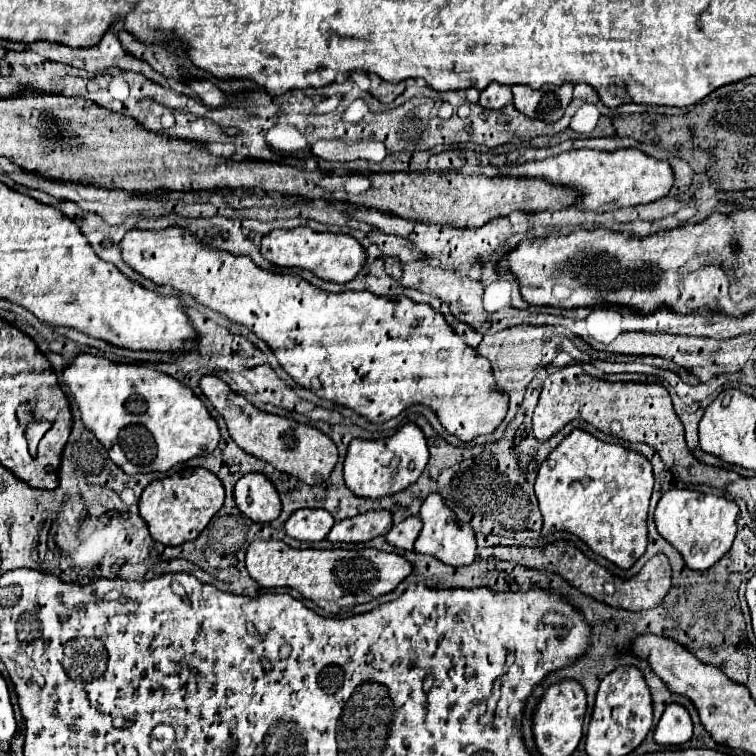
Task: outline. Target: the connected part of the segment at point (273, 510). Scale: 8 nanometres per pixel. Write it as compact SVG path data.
M259 472L245 474L235 484L235 504L253 522L271 522L281 514L275 486Z

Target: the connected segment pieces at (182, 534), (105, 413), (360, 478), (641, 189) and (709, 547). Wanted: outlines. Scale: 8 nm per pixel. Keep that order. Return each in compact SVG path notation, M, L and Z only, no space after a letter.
M203 468L199 472L193 472L191 476L173 474L169 478L151 482L151 486L147 486L141 494L139 512L147 522L151 536L157 542L163 542L167 546L177 546L177 544L195 540L203 532L209 520L223 506L223 498L225 498L225 492L223 492L221 480L213 472Z
M79 354L69 368L63 370L63 380L69 386L73 398L79 404L85 426L97 436L97 440L109 450L111 460L125 474L139 472L167 472L179 462L187 462L195 456L211 454L219 440L219 426L207 412L205 404L193 394L193 390L169 374L137 366L137 364L115 364L103 356Z
M405 424L397 434L383 440L361 440L355 438L349 444L349 452L345 458L345 484L347 488L361 498L383 498L393 496L407 486L415 484L421 472L425 470L429 460L429 450L423 432L415 424Z
M591 148L569 150L569 152L561 152L559 156L545 158L541 162L517 164L511 168L509 176L543 178L553 184L577 188L581 192L581 202L577 202L575 206L593 212L607 212L613 208L649 204L653 200L665 198L673 186L673 168L669 166L669 162L647 156L637 148L625 148L613 152L591 150Z
M673 488L665 492L655 508L655 524L657 532L679 550L685 564L691 570L705 572L715 566L725 552L729 552L737 524L735 518L739 514L739 506L733 500L715 494L701 494L695 490L679 490Z

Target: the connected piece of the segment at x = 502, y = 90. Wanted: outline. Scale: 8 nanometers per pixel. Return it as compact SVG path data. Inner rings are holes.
M493 82L493 84L489 84L489 86L485 88L485 92L481 92L479 104L481 104L483 108L489 108L489 110L505 108L507 104L511 104L511 88Z

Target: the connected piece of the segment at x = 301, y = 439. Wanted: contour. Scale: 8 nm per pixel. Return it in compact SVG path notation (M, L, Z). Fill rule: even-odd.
M217 376L201 378L199 386L201 386L203 394L209 398L209 402L223 416L233 442L241 450L245 450L247 454L251 454L255 458L269 462L279 472L287 472L311 486L317 486L329 478L329 474L333 472L333 468L337 464L339 454L337 454L337 446L333 444L333 440L327 434L323 434L321 430L311 428L307 424L297 424L295 420L289 420L283 416L273 416L273 414L267 414L267 412L255 408L243 396L235 394Z

